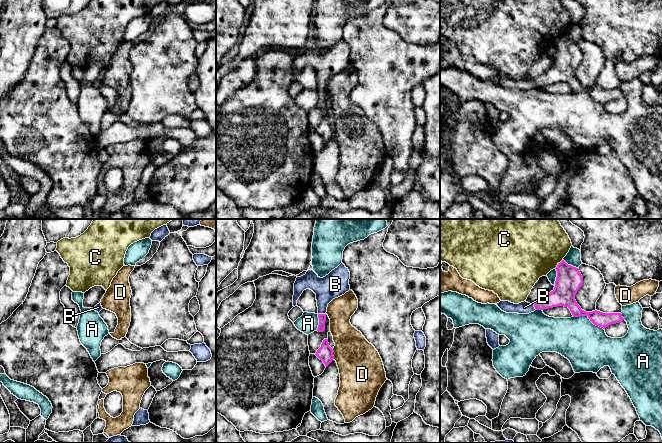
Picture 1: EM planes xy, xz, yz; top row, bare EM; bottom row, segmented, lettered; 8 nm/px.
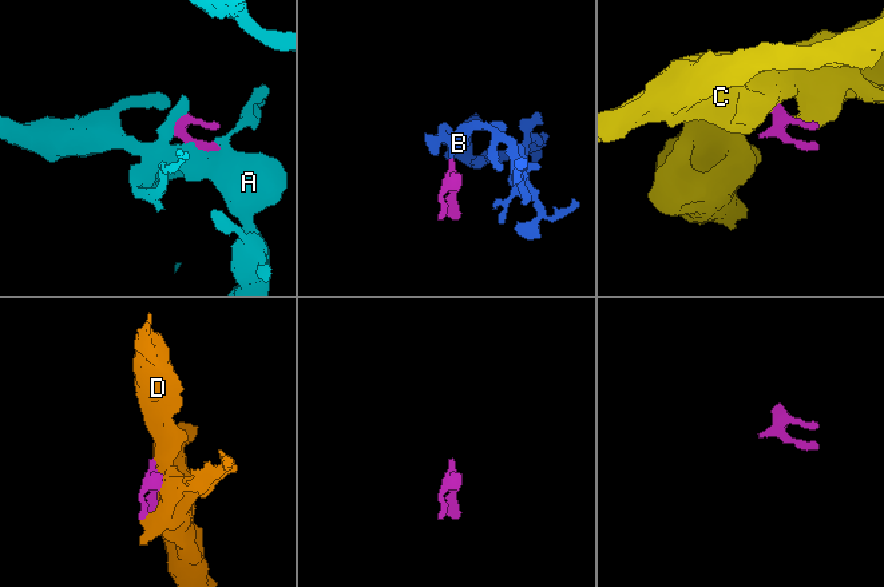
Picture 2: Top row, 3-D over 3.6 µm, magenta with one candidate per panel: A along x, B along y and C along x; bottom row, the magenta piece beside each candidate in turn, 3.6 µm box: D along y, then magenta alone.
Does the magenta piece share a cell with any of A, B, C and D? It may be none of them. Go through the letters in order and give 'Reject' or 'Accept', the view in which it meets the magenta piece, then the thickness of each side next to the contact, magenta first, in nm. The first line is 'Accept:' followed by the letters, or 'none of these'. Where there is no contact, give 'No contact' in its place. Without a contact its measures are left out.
Accept: B
A: Reject. Touches magenta in yz. Thickness 160 nm (magenta) against 360 nm
B: Accept. Touches magenta in xz. Thickness 60 nm (magenta) against 200 nm
C: Reject. Touches magenta in yz. Thickness 200 nm (magenta) against 480 nm
D: Reject. Touches magenta in xz. Thickness 130 nm (magenta) against 360 nm

